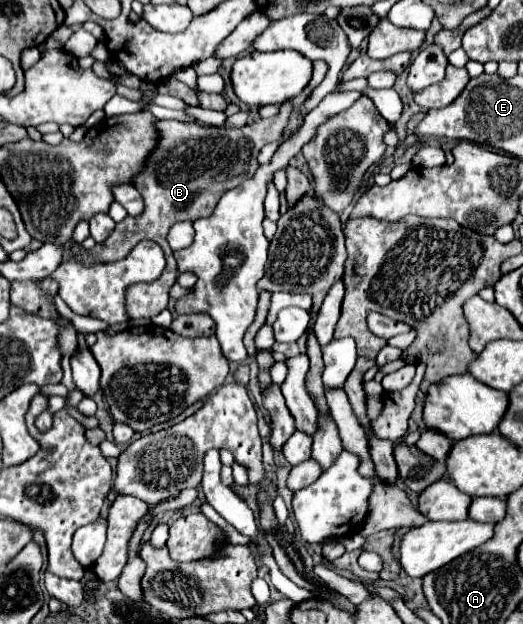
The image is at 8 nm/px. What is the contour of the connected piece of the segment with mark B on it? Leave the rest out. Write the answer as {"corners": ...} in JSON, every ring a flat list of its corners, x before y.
{"corners":[[287,100,281,104,279,114,275,114,273,118,257,120,257,122,247,124,237,130,201,128,195,124,181,124,175,120,157,122,161,140,159,140,157,148,153,150,153,154,149,156,145,172,133,180,135,188,141,192,141,196,145,200,143,214,137,218,127,216,125,220,121,220,115,226,113,234,103,244,97,244,91,250,73,248,73,252,71,252,73,258,83,258,83,260,95,258,99,262,117,262,117,260,123,260,129,254,129,250,135,244,139,244,141,240,153,240,163,248,165,260,167,260,163,274,155,282,133,284,127,288,125,310,131,320,153,318,161,310,167,308,169,290,175,284,175,276,177,276,177,264,175,264,173,252,167,244,169,228,183,220,193,222,201,216,209,216,215,210,219,198,227,192,227,182,229,182,229,188,233,188,239,182,243,182,245,178,251,178,255,174,255,170,259,168,259,162,257,162,259,150,265,144,281,138,287,122,291,118,293,108,295,108,293,102]]}

